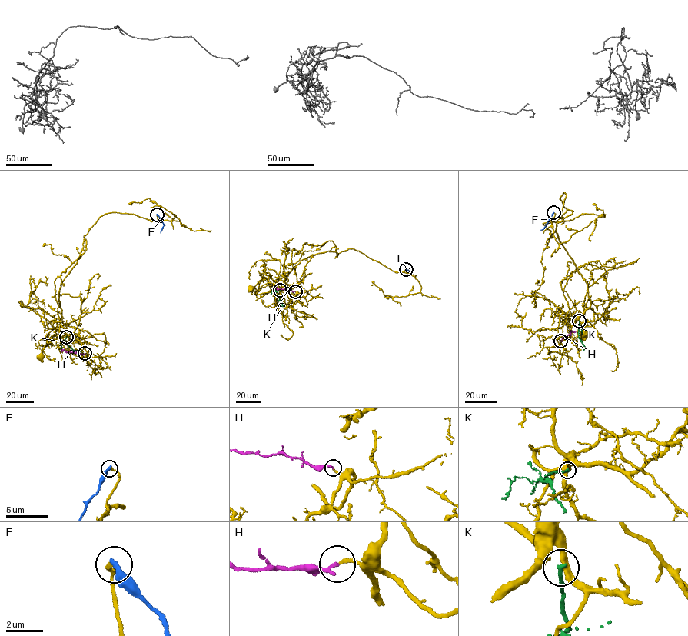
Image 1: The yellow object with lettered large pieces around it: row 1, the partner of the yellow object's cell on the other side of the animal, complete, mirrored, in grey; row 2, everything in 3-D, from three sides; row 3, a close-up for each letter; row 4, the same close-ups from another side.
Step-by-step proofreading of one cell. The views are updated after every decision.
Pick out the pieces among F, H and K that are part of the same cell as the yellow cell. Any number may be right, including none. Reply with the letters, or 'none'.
H

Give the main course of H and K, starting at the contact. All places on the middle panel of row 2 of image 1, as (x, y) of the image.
H: (294, 291), (274, 289)
K: (280, 290), (277, 291), (283, 305), (280, 306)

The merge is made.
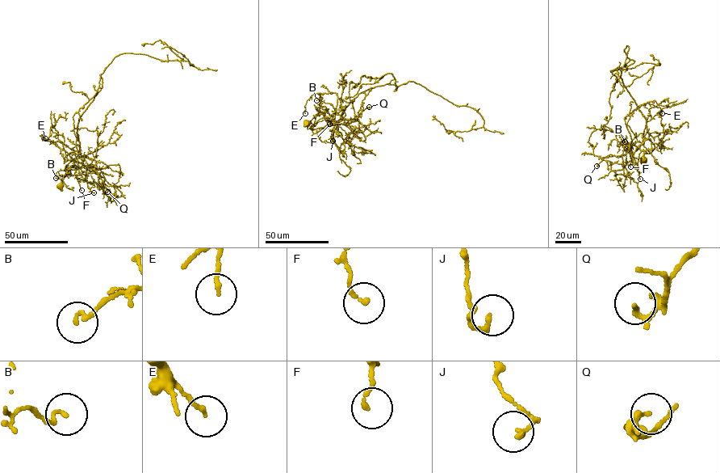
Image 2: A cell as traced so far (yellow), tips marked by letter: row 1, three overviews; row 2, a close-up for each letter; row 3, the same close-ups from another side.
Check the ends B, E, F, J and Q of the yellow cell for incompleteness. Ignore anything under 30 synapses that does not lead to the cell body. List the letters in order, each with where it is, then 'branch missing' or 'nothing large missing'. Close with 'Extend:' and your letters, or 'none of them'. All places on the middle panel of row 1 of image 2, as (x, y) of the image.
B: at (316, 100); nothing large missing
E: at (305, 113); nothing large missing
F: at (329, 124); nothing large missing
J: at (332, 141); nothing large missing
Q: at (369, 107); nothing large missing
Extend: none of them

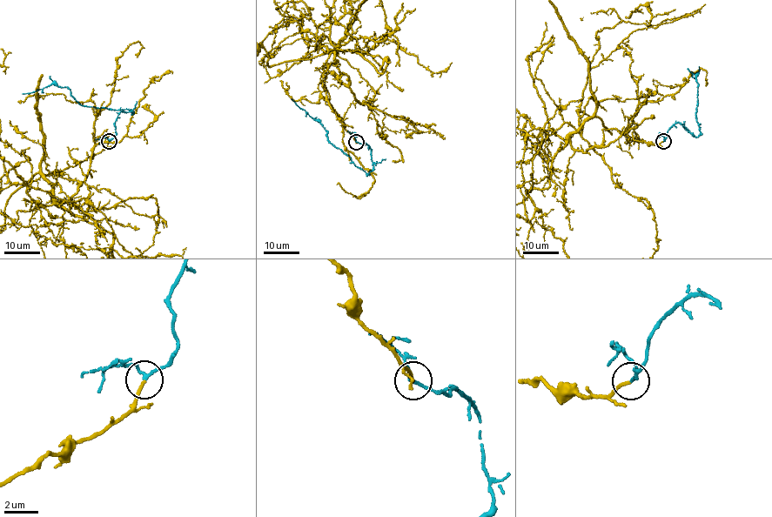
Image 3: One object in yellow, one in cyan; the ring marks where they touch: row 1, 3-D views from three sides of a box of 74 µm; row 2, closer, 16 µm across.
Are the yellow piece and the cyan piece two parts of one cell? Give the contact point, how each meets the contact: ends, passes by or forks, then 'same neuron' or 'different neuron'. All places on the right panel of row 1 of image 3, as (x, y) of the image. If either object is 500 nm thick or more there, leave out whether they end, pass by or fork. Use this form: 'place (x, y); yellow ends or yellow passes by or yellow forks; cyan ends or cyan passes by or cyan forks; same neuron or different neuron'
place (663, 141); yellow ends; cyan passes by; same neuron

